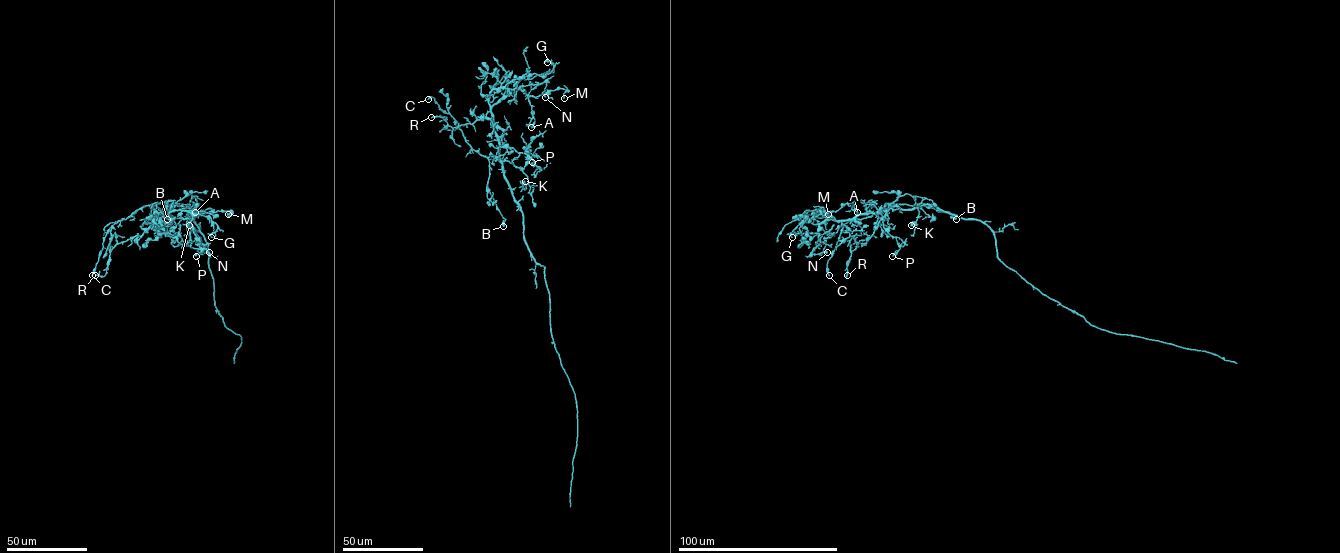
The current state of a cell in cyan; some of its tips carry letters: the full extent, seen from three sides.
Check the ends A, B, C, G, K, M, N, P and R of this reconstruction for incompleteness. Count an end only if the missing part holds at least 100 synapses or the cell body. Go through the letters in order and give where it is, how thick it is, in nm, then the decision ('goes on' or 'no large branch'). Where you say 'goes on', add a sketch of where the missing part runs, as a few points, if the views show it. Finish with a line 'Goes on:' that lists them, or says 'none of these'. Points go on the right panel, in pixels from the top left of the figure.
A: place (857, 212); calibre 190 nm; no large branch
B: place (956, 219); calibre 600 nm; no large branch
C: place (829, 275); calibre 240 nm; no large branch
G: place (792, 237); calibre 200 nm; no large branch
K: place (911, 225); calibre 320 nm; no large branch
M: place (828, 214); calibre 280 nm; no large branch
N: place (827, 252); calibre 140 nm; no large branch
P: place (892, 256); calibre 400 nm; no large branch
R: place (847, 275); calibre 180 nm; no large branch
Goes on: none of these

